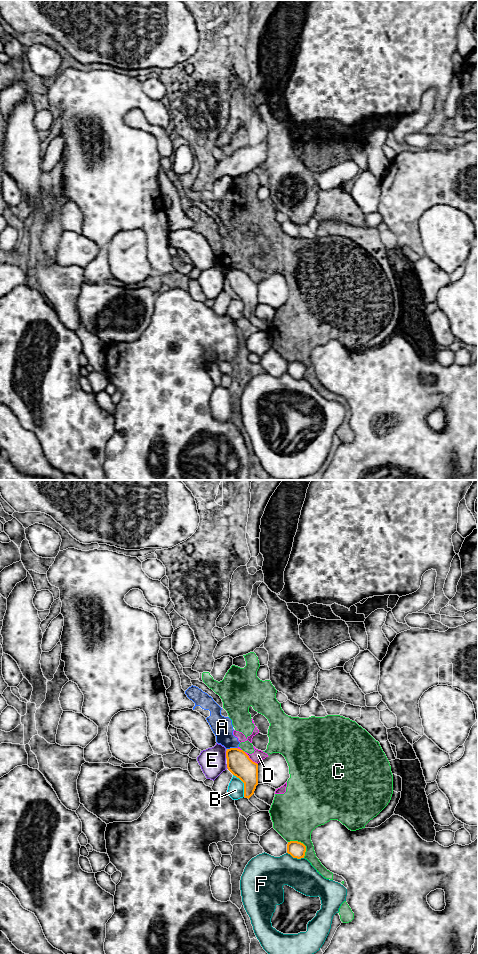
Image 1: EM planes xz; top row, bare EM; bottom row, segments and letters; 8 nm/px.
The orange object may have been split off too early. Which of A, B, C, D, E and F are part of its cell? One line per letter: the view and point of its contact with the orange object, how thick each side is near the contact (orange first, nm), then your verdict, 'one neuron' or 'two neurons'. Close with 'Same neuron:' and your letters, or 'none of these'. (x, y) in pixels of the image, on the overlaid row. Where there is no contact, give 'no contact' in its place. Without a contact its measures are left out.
A: contact xz (232, 748); calibres 190 and 170 nm; two neurons
B: contact xz (244, 785); calibres 190 and 130 nm; two neurons
C: contact xz (302, 843); calibres 130 and 380 nm; two neurons
D: contact xz (249, 758); calibres 190 and 90 nm; two neurons
E: contact xz (226, 754); calibres 190 and 200 nm; two neurons
F: contact xz (295, 857); calibres 130 and 300 nm; two neurons
Same neuron: none of these

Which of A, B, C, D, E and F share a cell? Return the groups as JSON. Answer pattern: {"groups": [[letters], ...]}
{"groups": [["A", "C", "D"], ["B"], ["E"], ["F"]]}

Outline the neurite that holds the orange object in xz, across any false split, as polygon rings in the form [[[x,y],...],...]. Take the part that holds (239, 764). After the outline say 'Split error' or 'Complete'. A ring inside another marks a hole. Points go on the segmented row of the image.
[[[238,748],[226,751],[227,768],[244,783],[244,797],[250,798],[258,785],[258,764]]]. Complete

